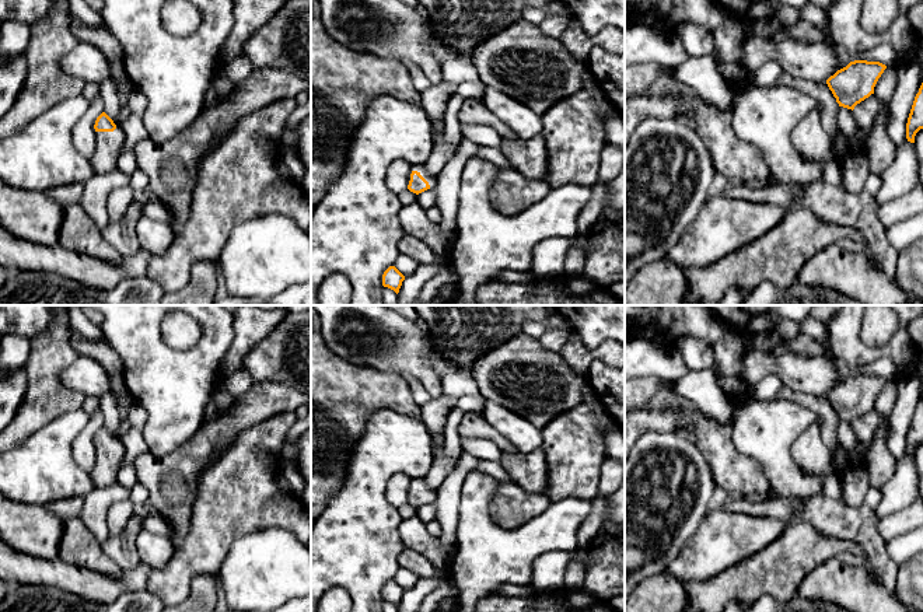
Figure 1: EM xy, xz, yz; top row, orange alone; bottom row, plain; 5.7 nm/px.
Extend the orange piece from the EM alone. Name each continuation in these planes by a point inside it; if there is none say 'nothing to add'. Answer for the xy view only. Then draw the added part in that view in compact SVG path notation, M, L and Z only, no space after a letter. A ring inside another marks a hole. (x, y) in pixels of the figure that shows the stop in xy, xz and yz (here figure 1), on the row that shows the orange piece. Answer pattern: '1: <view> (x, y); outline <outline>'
1: xy (109, 144); outline M120 125L113 132L97 132L97 148L90 158L95 174L106 174L116 167L122 153L125 133Z

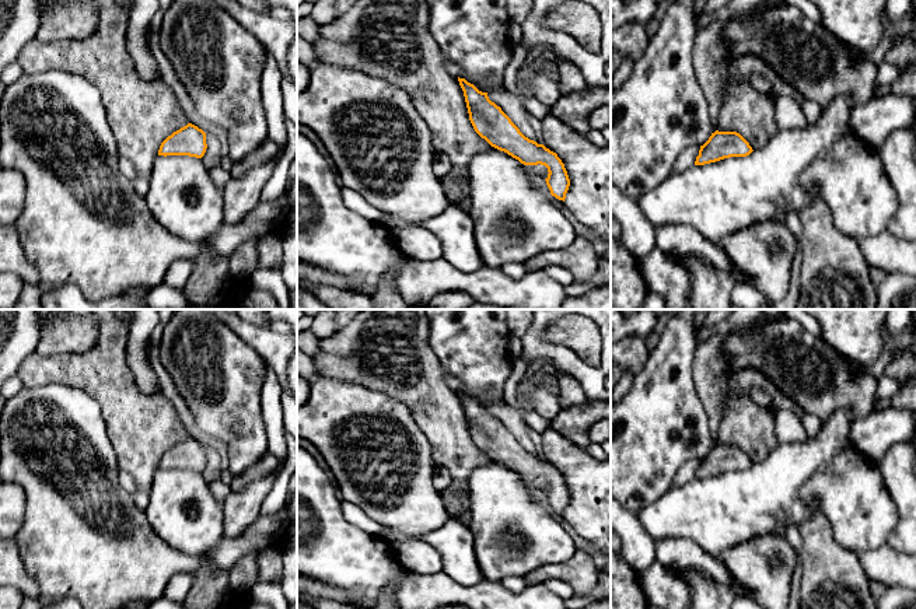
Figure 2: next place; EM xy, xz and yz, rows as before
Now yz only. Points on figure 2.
1: yz (747, 111); outline M726 80L716 130L737 132L752 147L763 148L776 134L775 98L751 84Z

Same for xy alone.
1: xy (142, 114); outline M94 0L98 11L98 28L87 39L62 39L45 43L31 39L21 50L17 63L25 74L60 70L91 81L101 92L118 146L119 157L133 162L137 178L148 179L161 143L189 123L171 88L160 78L146 81L140 77L127 50L127 28L133 0L122 6L118 0Z

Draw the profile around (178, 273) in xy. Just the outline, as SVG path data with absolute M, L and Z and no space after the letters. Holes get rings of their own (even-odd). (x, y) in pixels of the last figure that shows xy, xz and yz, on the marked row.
M179 259L168 267L162 283L171 287L183 288L192 270L193 262Z

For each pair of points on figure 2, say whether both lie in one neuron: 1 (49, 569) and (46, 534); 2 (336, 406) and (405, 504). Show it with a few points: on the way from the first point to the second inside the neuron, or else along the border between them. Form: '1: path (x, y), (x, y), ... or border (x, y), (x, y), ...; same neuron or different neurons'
1: path (49, 560), (49, 542); same neuron
2: path (374, 410), (408, 426), (419, 466); same neuron

